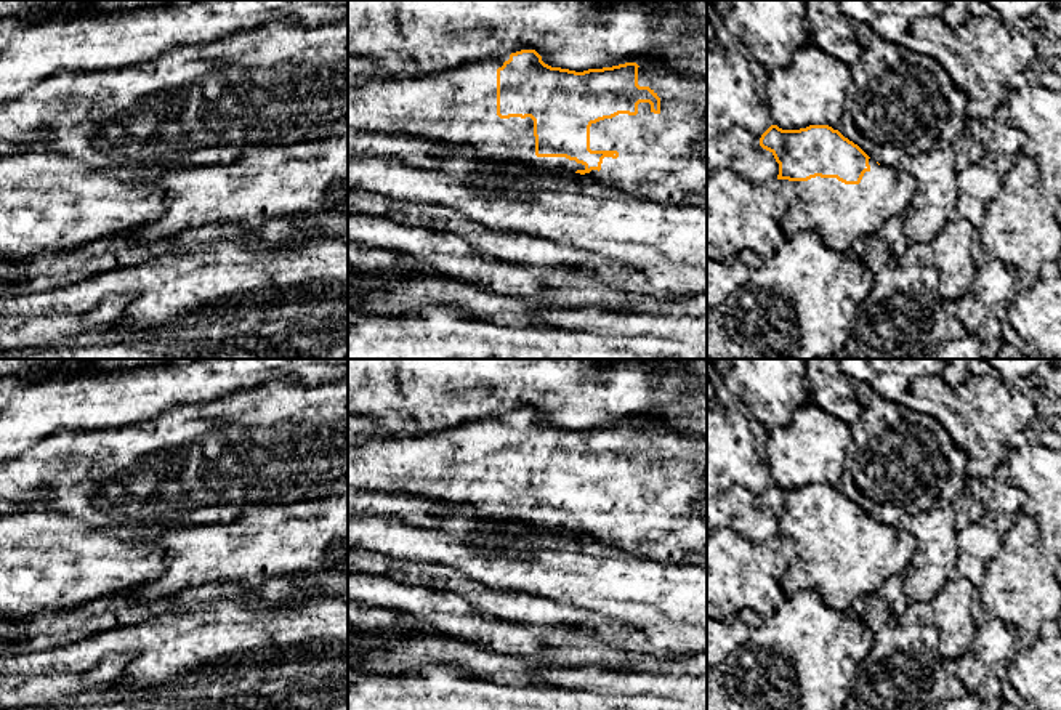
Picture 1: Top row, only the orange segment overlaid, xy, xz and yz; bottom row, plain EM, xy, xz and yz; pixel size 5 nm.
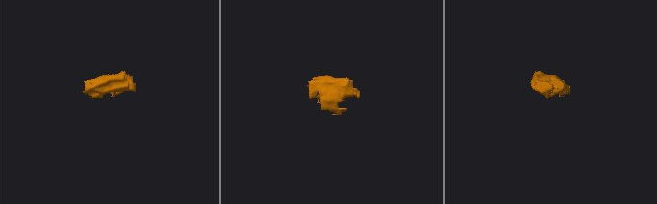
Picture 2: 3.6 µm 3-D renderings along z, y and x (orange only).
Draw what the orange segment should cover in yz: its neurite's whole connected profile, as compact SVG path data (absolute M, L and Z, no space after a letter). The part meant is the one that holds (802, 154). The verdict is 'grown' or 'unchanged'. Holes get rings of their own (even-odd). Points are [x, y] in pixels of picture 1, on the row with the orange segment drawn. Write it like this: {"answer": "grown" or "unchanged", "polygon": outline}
{"answer": "grown", "polygon": "M771 125L760 138L779 163L777 180L792 184L797 200L781 220L785 237L813 229L824 244L840 253L849 253L856 239L877 234L881 226L904 212L915 194L915 180L901 168L878 165L857 144L829 125L809 125L782 130Z"}

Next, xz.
{"answer": "grown", "polygon": "M521 50L425 79L373 80L348 87L348 130L471 146L479 160L587 175L639 200L707 204L707 79L680 75L660 64L575 72L545 64L535 50Z"}

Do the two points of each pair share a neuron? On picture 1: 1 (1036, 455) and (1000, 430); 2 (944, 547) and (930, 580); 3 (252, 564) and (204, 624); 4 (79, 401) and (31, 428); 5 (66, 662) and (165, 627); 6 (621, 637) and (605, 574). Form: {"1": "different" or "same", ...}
{"1": "different", "2": "same", "3": "different", "4": "same", "5": "same", "6": "different"}

